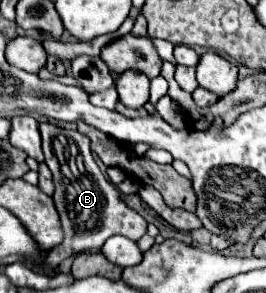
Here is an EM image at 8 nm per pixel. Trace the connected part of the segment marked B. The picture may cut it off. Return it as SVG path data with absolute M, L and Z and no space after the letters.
M41 123L39 131L43 137L45 163L53 173L53 201L59 211L65 233L63 243L47 253L47 263L55 267L69 255L77 255L83 251L101 251L103 243L113 235L123 235L131 241L139 241L147 233L147 221L119 199L119 193L135 193L137 183L131 179L125 179L121 185L109 183L93 159L89 147L91 141L77 129L63 129L51 123Z

